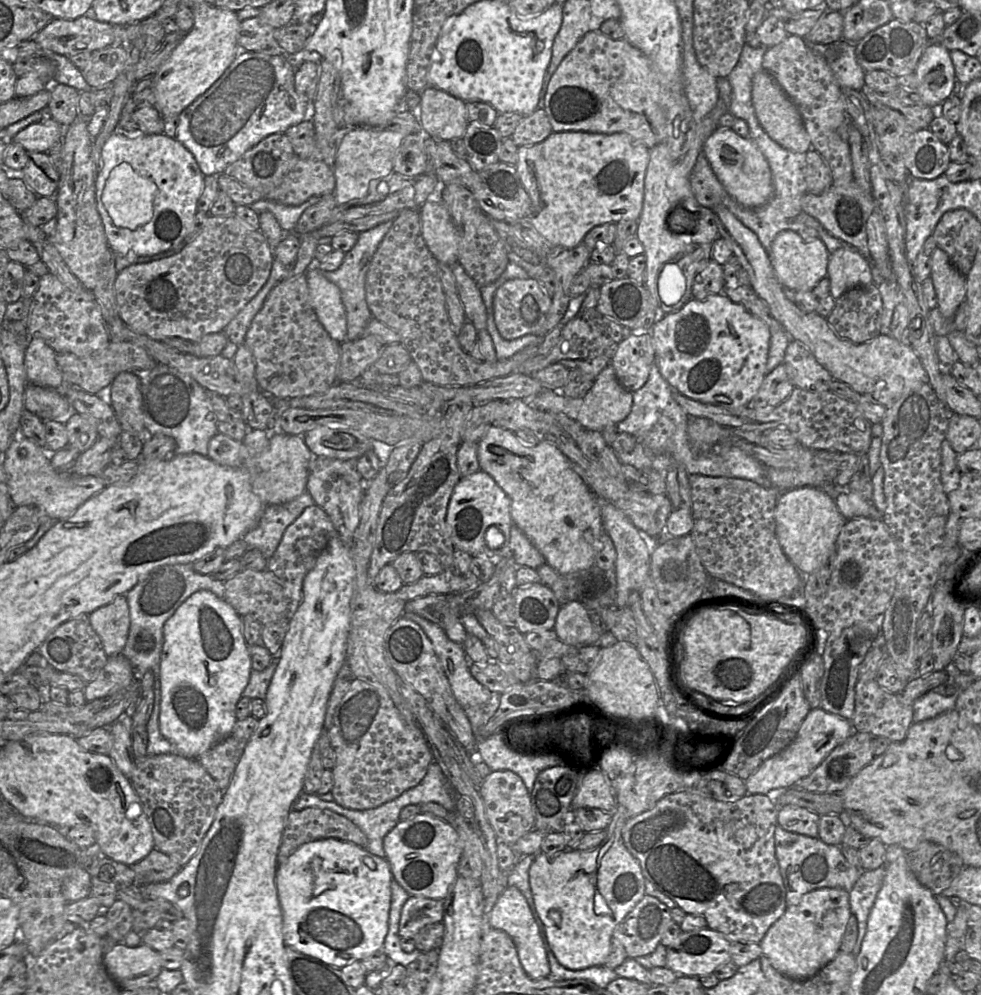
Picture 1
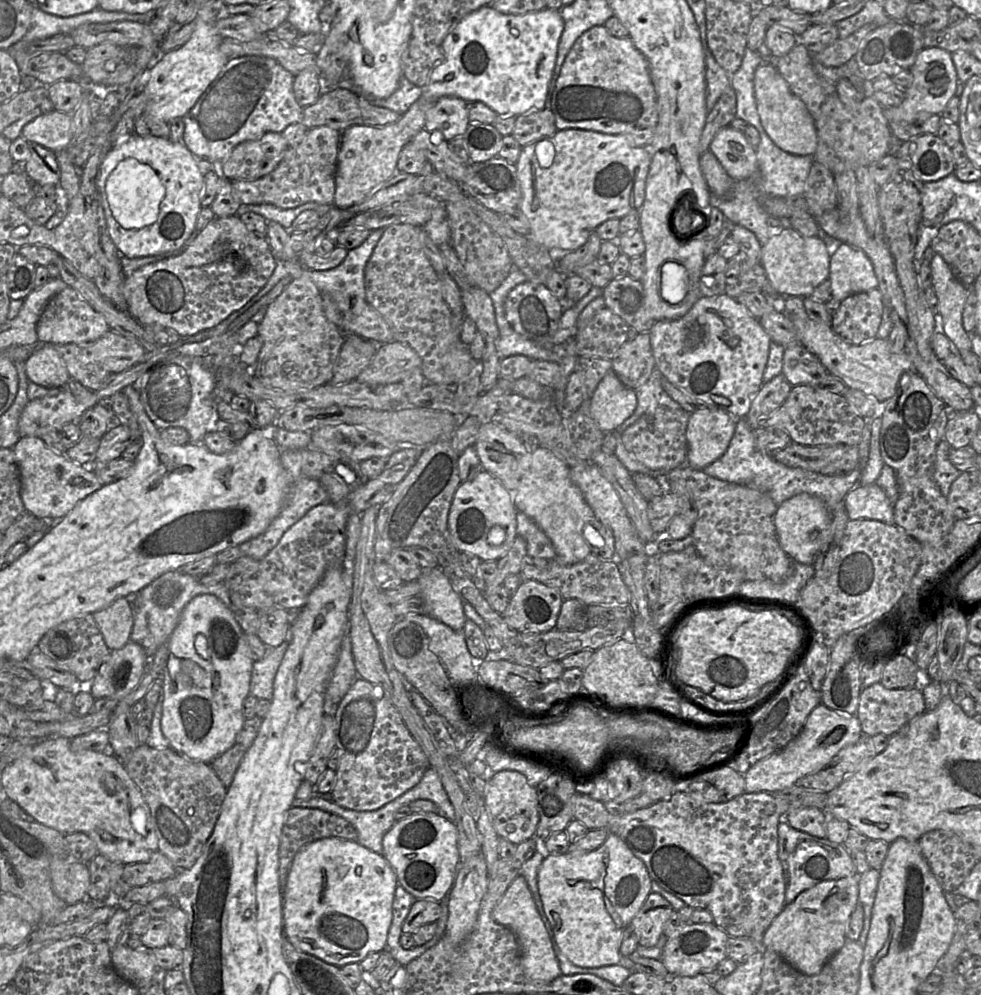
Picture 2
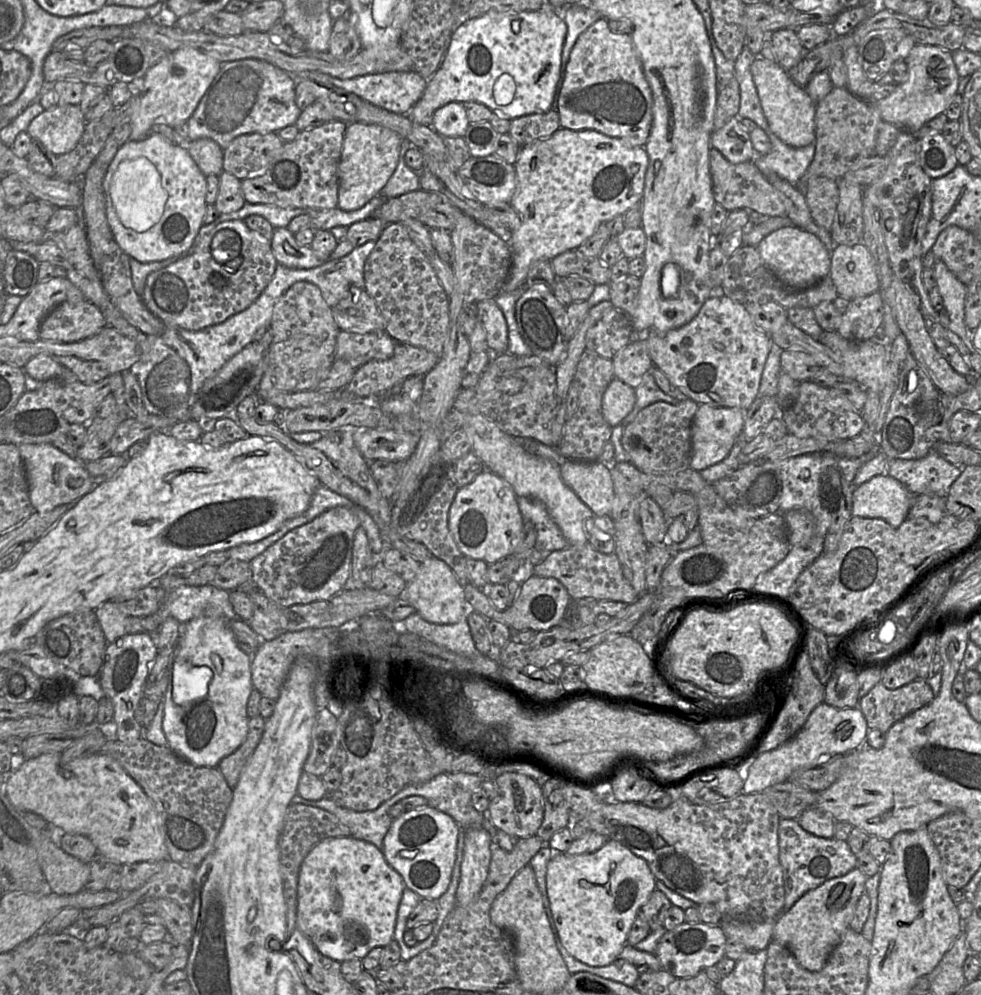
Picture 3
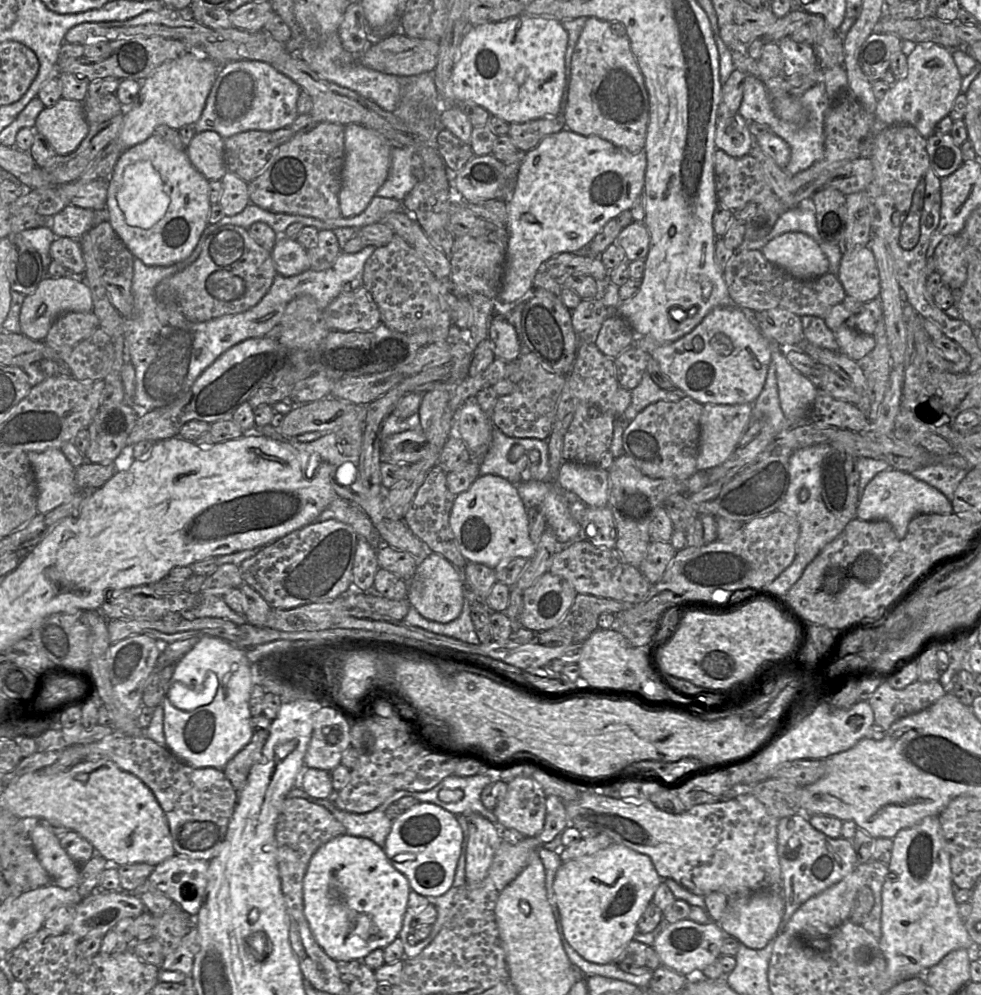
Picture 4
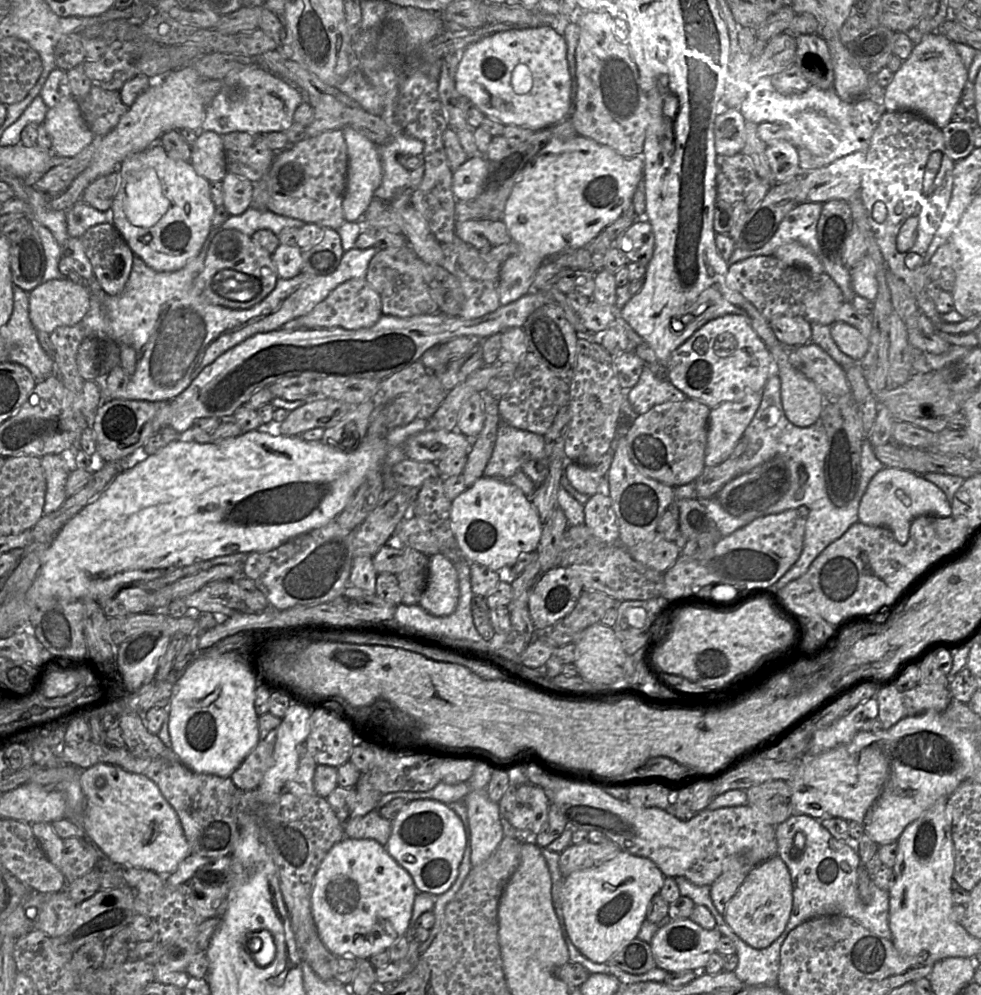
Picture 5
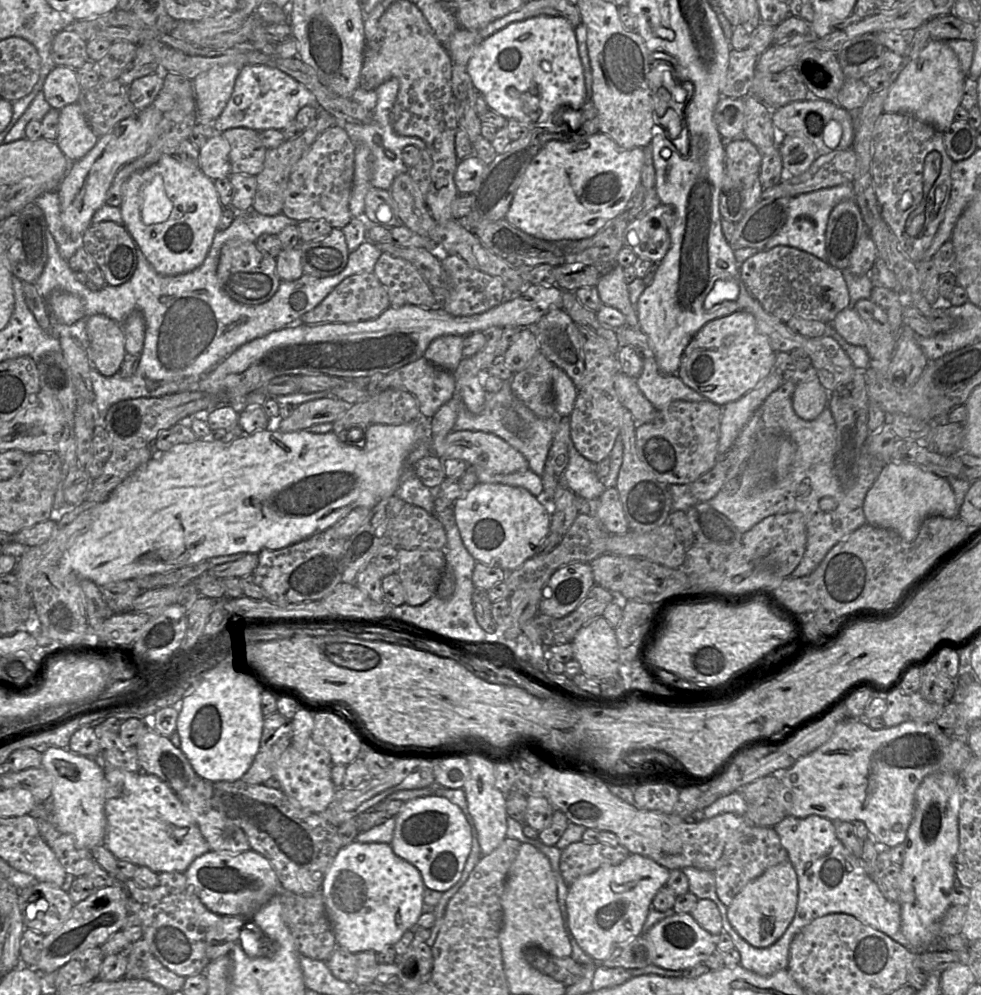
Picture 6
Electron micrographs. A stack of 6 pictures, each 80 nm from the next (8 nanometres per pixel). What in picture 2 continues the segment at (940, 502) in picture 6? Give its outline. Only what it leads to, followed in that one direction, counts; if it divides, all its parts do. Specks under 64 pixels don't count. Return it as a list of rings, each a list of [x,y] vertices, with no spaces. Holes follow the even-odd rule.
[[[878,484],[857,485],[844,498],[844,506],[850,520],[878,520],[895,525],[894,501]]]

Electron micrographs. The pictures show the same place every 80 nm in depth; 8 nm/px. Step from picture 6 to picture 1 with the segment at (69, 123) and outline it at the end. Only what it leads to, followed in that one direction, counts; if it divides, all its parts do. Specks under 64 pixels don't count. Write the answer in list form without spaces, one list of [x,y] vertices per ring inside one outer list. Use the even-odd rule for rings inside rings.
[[[51,118],[24,128],[12,138],[12,143],[22,145],[27,152],[48,152],[57,143],[63,143],[64,129],[65,127]]]

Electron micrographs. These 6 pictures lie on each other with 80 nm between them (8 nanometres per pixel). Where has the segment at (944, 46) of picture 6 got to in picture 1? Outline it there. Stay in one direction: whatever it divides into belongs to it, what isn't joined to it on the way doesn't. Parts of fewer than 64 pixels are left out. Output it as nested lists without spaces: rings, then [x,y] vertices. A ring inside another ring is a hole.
[[[929,42],[914,74],[917,77],[916,93],[925,106],[939,108],[952,95],[955,70],[949,50],[945,47]]]

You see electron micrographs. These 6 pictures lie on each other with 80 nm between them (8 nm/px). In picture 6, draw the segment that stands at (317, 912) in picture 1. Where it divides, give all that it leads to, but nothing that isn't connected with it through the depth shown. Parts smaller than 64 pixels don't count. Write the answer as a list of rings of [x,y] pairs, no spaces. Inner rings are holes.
[[[356,840],[338,851],[321,887],[337,945],[354,954],[362,951],[378,953],[399,941],[424,912],[424,891],[425,886],[419,870],[397,856],[390,844],[361,843]]]

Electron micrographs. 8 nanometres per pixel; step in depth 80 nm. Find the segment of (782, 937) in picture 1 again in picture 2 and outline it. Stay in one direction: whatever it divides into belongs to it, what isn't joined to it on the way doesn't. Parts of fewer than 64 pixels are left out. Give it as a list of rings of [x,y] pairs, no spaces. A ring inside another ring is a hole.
[[[859,875],[823,881],[784,907],[764,932],[761,948],[776,952],[804,975],[817,975],[844,945],[850,917],[858,903]]]

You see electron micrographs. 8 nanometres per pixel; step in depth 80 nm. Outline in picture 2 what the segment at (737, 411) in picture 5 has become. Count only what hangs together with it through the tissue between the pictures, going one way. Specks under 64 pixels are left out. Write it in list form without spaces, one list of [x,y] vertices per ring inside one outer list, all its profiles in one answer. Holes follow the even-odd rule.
[[[701,407],[692,413],[687,425],[687,464],[703,470],[726,452],[736,429],[737,419],[728,412]]]

